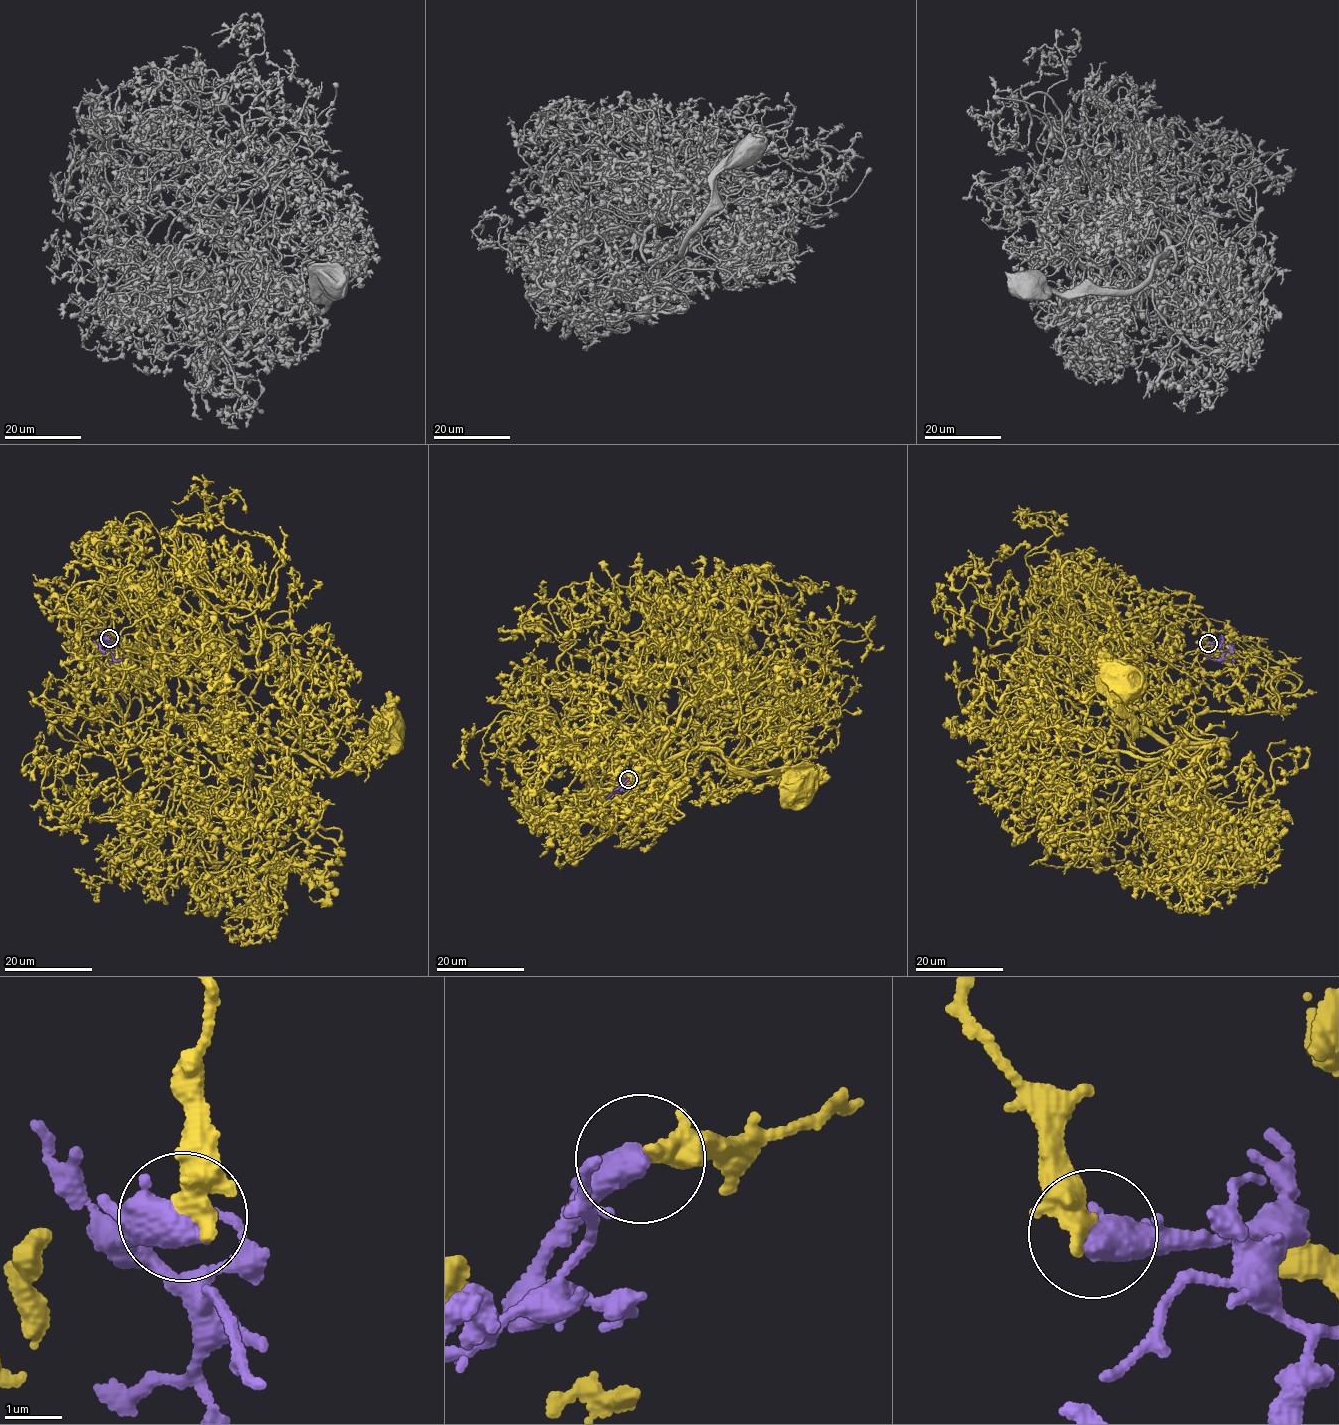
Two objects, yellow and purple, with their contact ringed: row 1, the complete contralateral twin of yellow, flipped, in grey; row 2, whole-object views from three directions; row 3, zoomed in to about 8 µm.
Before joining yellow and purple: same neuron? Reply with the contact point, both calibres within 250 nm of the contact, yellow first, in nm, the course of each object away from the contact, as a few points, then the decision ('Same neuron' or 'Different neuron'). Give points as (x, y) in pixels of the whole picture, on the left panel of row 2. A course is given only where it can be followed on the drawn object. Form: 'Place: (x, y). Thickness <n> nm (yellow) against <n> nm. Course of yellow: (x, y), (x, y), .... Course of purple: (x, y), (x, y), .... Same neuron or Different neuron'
Place: (109, 638). Thickness 480 nm (yellow) against 700 nm. Course of yellow: (109, 638), (109, 609), (94, 606), (183, 678), (196, 733), (226, 770), (270, 745), (339, 771), (390, 728). Course of purple: (109, 638), (106, 640), (110, 646), (110, 655), (121, 660), (122, 654). Different neuron

